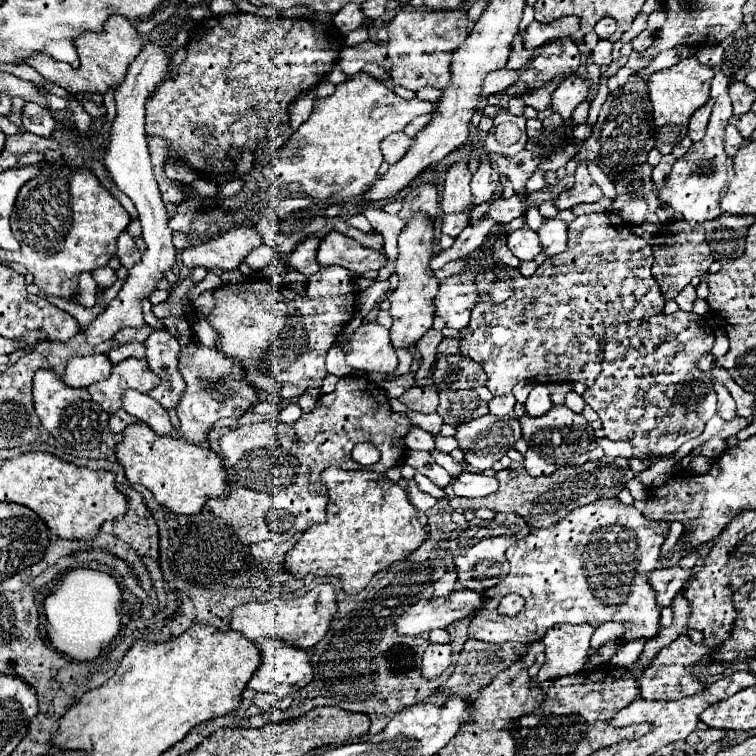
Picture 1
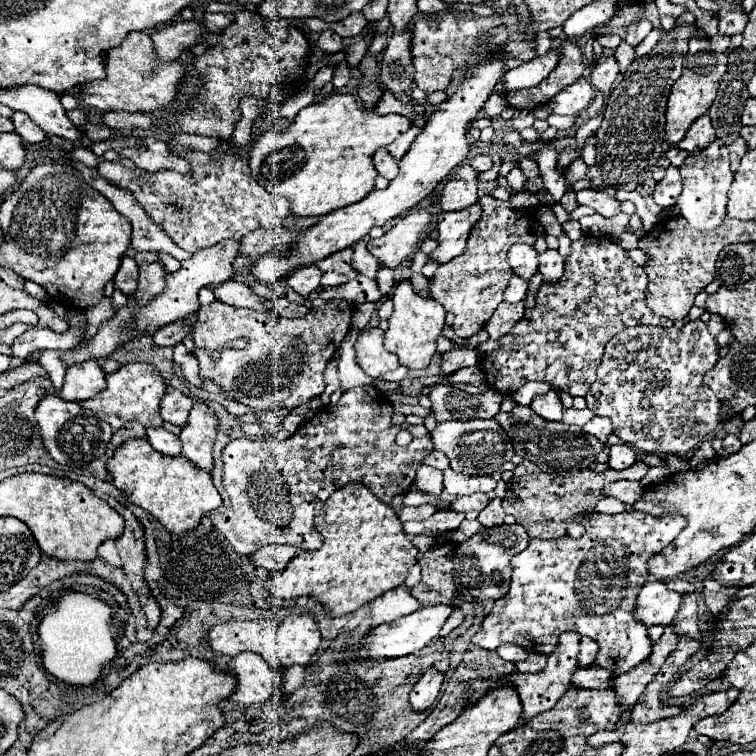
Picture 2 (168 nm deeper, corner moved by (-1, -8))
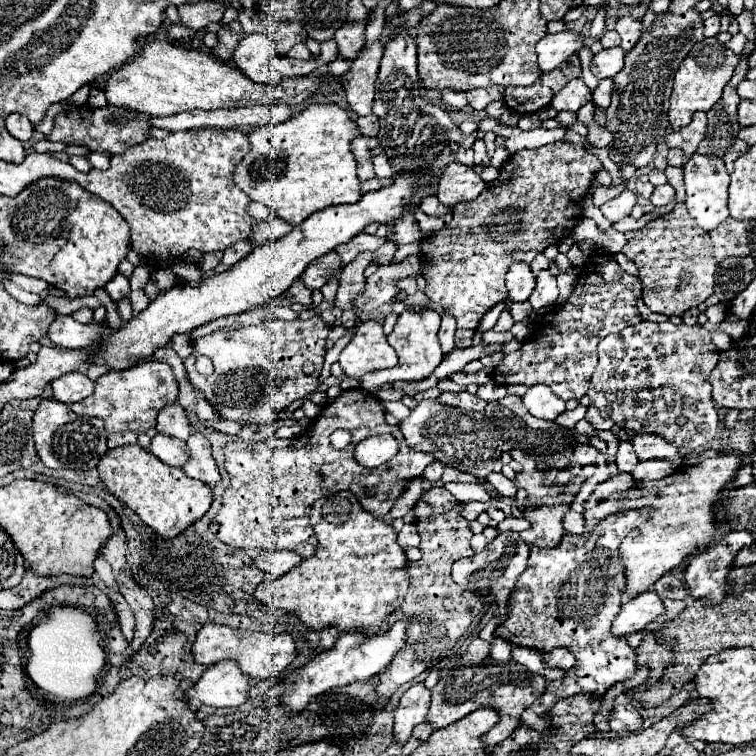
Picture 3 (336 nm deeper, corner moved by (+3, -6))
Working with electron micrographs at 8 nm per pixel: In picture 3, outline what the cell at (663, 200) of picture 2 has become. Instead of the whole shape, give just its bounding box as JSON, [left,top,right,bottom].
[650,183,674,207]

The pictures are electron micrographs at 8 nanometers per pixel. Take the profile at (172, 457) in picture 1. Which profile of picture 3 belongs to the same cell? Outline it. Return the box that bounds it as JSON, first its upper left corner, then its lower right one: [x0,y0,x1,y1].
[98,445,212,537]

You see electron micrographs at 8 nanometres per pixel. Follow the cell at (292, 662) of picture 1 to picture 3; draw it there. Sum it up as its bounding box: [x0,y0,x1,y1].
[184,659,250,707]

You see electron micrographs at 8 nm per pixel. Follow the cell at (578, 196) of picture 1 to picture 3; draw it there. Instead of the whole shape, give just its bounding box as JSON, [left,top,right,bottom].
[600,191,636,223]

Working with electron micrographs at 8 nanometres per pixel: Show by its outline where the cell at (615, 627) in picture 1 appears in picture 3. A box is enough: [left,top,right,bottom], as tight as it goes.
[542,647,576,671]

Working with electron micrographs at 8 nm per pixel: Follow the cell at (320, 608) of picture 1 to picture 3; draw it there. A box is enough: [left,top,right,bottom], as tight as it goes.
[192,623,296,679]

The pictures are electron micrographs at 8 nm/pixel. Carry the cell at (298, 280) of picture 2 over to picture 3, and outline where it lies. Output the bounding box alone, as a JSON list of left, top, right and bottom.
[286,279,312,305]

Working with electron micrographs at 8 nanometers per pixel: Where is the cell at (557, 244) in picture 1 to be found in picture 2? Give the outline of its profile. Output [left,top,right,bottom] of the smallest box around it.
[540,249,564,283]

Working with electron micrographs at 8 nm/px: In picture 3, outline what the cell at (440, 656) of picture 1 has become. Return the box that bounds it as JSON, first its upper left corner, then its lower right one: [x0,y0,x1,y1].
[394,683,432,741]

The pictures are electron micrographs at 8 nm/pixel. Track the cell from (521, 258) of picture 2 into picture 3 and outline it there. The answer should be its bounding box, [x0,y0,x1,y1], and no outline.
[506,261,536,301]

